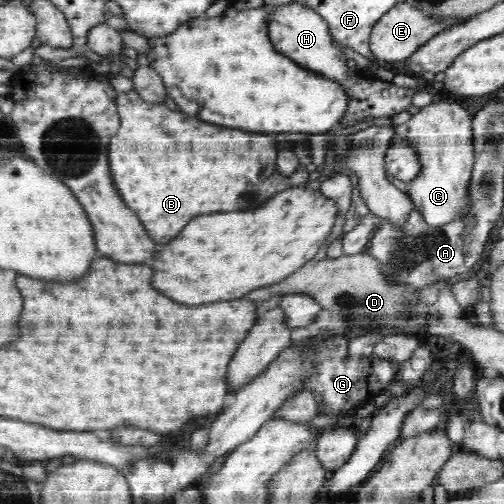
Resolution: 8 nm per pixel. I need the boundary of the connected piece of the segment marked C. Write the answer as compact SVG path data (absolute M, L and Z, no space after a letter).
M436 102L411 116L410 122L395 126L395 134L410 144L420 157L420 172L408 185L408 195L431 228L439 228L464 216L470 206L468 188L474 166L472 120L462 104Z

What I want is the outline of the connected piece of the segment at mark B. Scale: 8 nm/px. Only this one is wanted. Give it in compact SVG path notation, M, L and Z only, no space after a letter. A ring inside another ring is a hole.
M135 90L122 92L117 96L117 113L120 117L120 126L116 134L109 142L109 166L111 167L111 177L116 184L116 190L120 190L120 196L124 198L124 202L128 202L128 208L134 210L138 214L138 218L142 220L148 236L154 242L168 242L168 238L174 238L176 234L180 234L180 230L192 220L196 218L194 214L210 214L210 212L230 212L230 210L250 210L256 208L260 204L264 204L270 196L274 196L280 190L290 189L290 181L288 176L280 172L276 166L277 152L282 142L276 142L274 136L276 133L251 133L250 131L230 130L230 128L222 128L222 126L212 126L206 122L200 122L195 118L190 118L180 114L180 111L171 110L165 104L146 102Z

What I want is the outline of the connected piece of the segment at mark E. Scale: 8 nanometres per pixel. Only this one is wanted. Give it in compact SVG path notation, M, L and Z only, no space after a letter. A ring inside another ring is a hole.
M402 2L388 10L378 22L373 26L369 38L369 47L371 53L377 57L377 60L386 62L406 61L412 56L425 42L431 40L435 34L442 33L444 29L450 29L451 26L463 24L469 18L456 18L456 20L430 20L422 18L422 12L416 10L414 6L408 6L408 2Z

